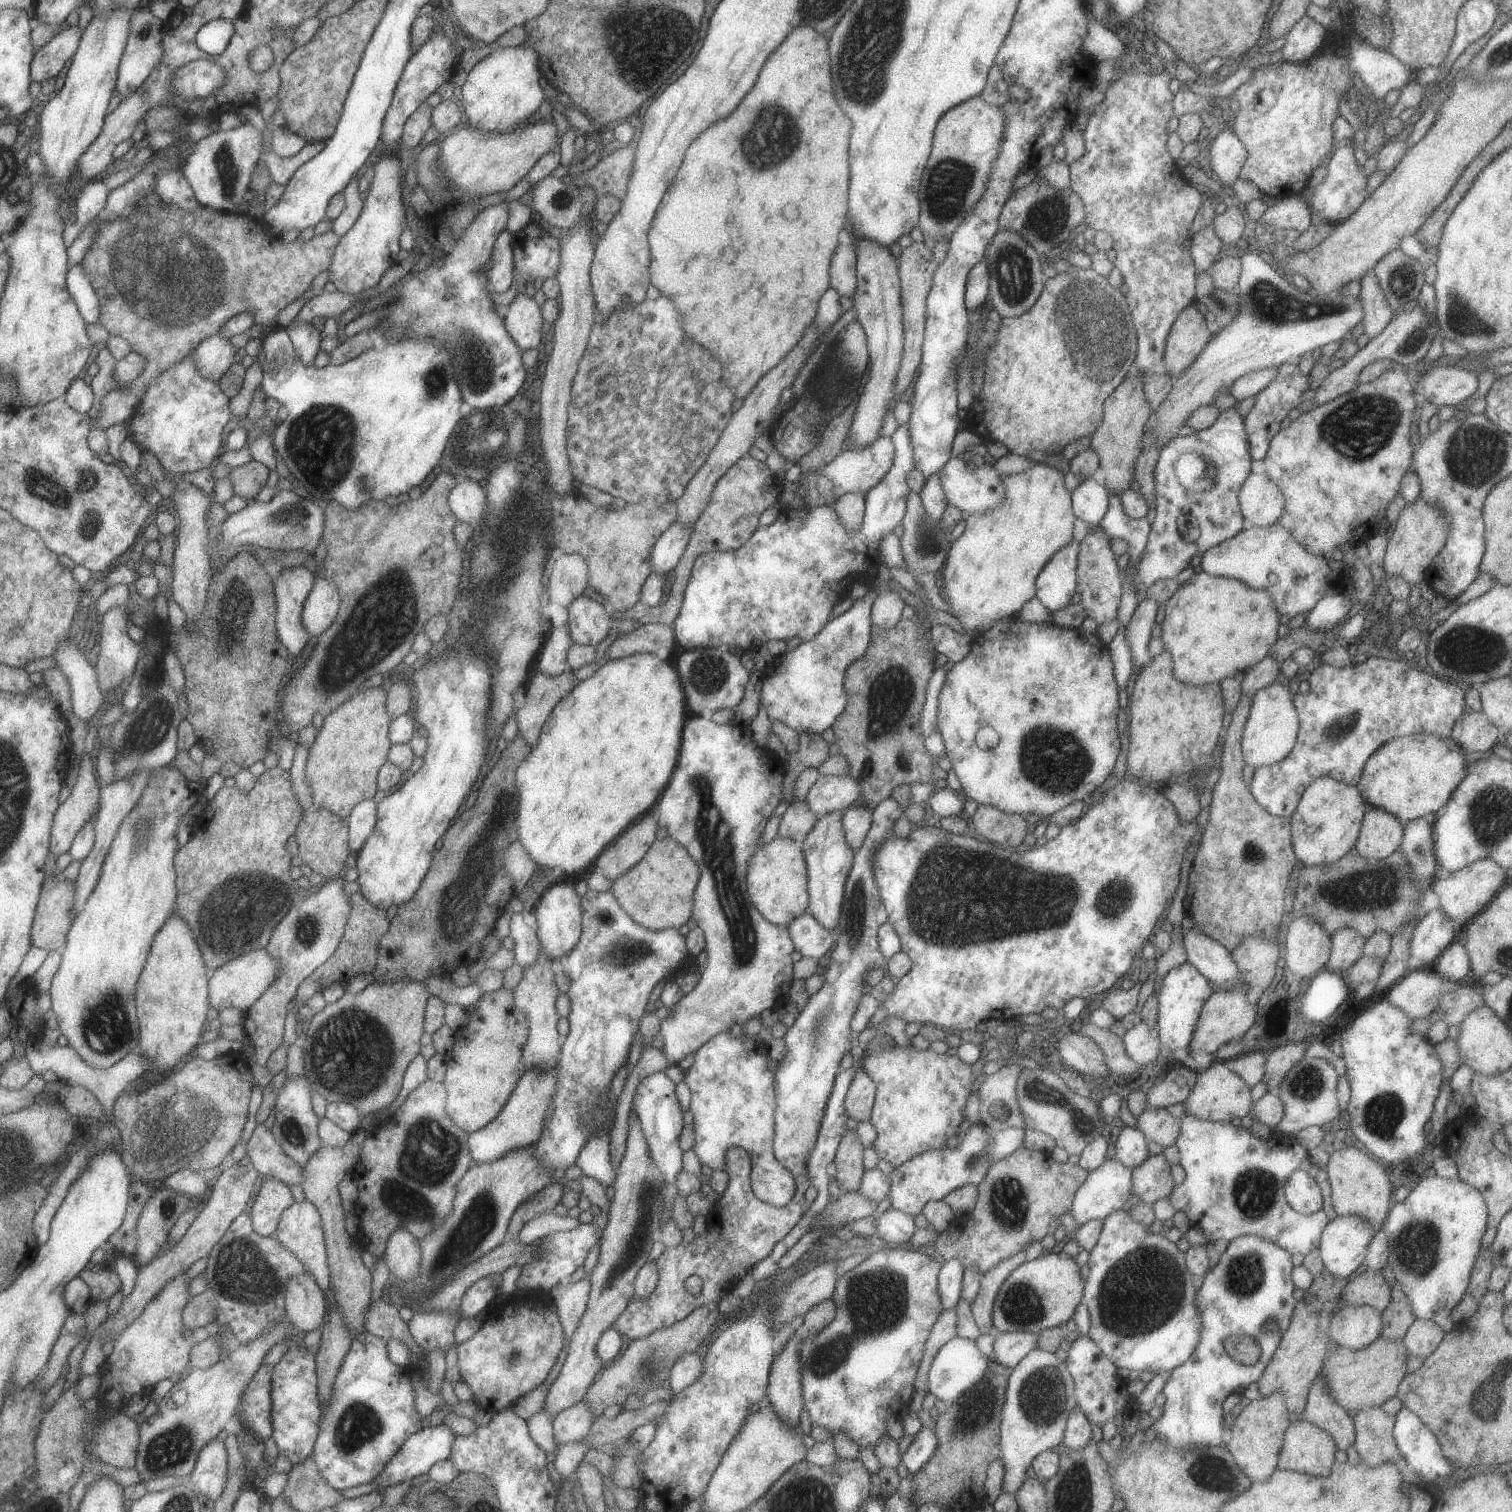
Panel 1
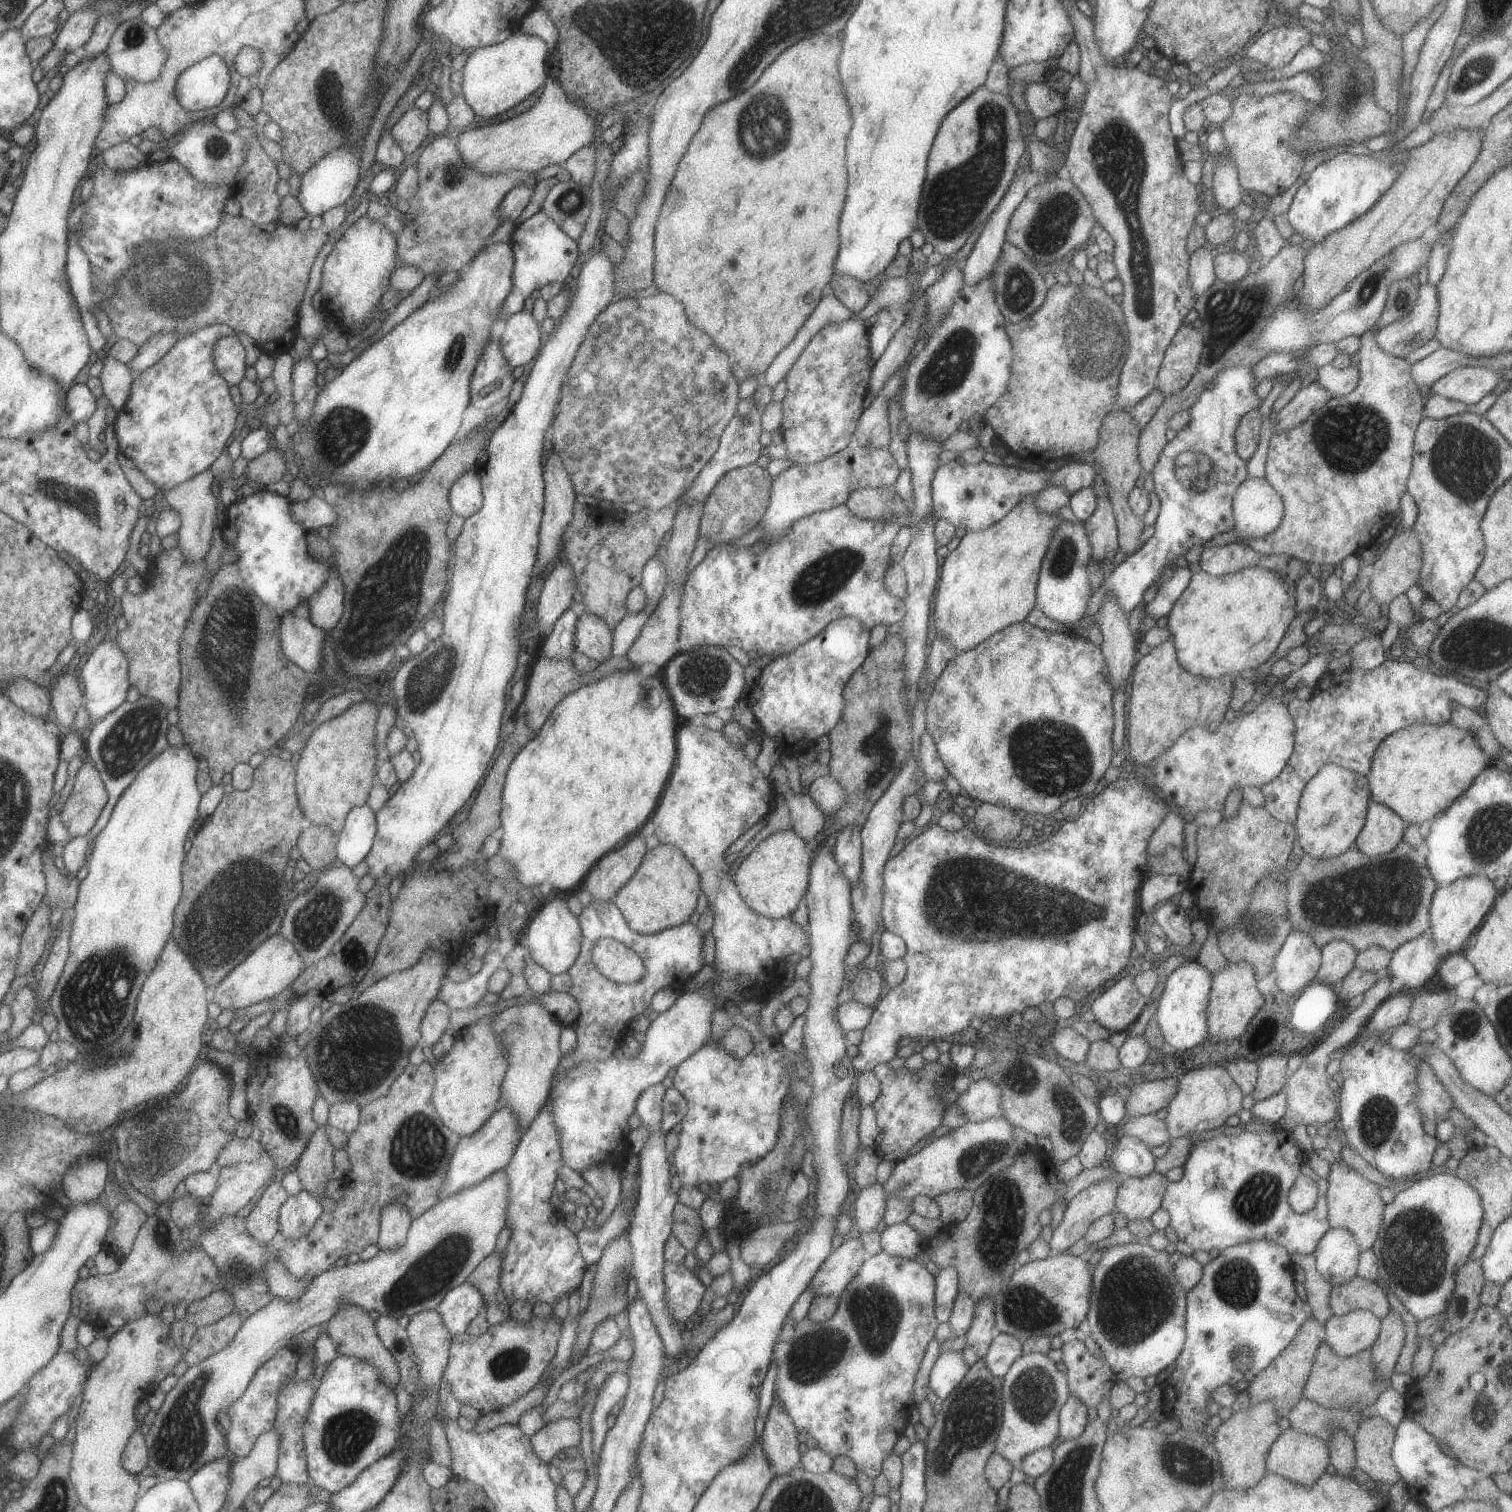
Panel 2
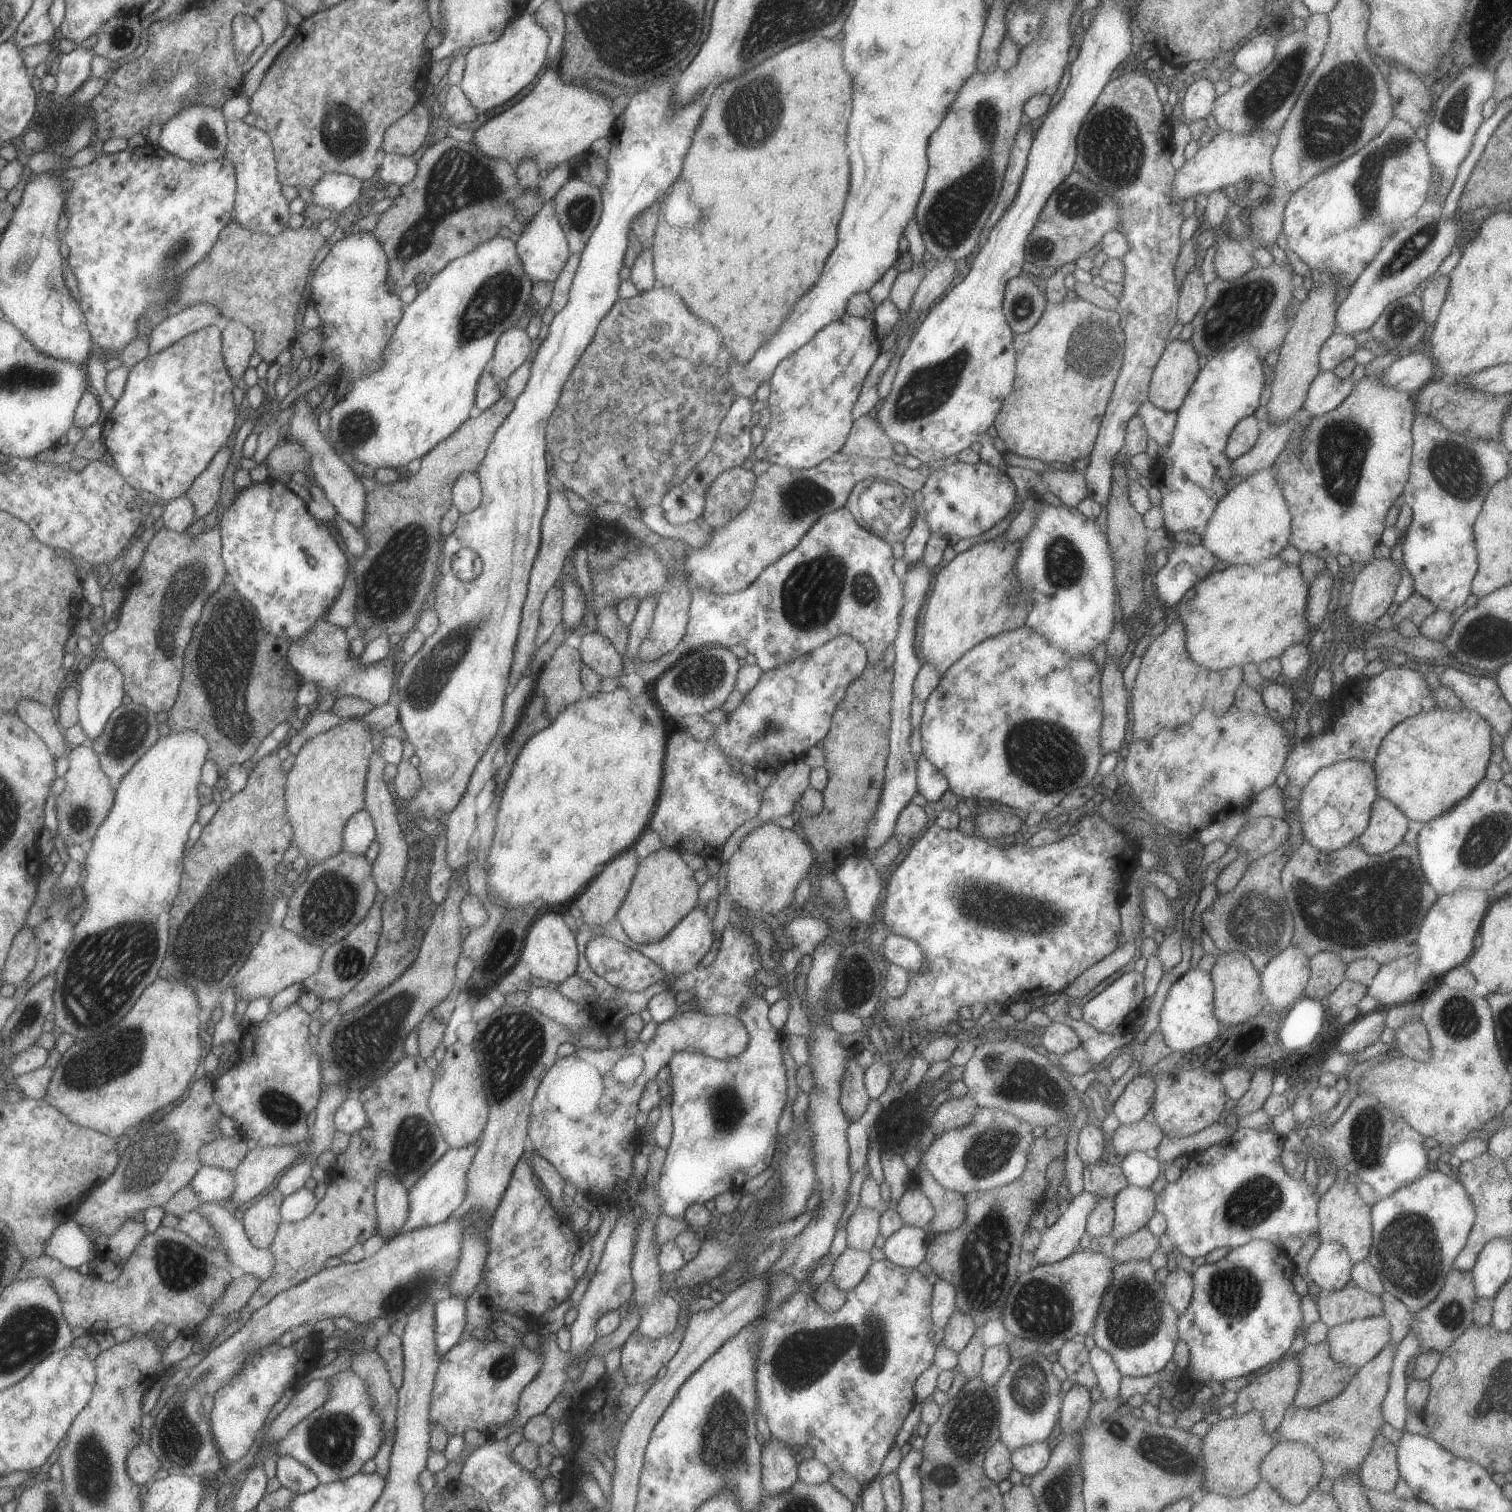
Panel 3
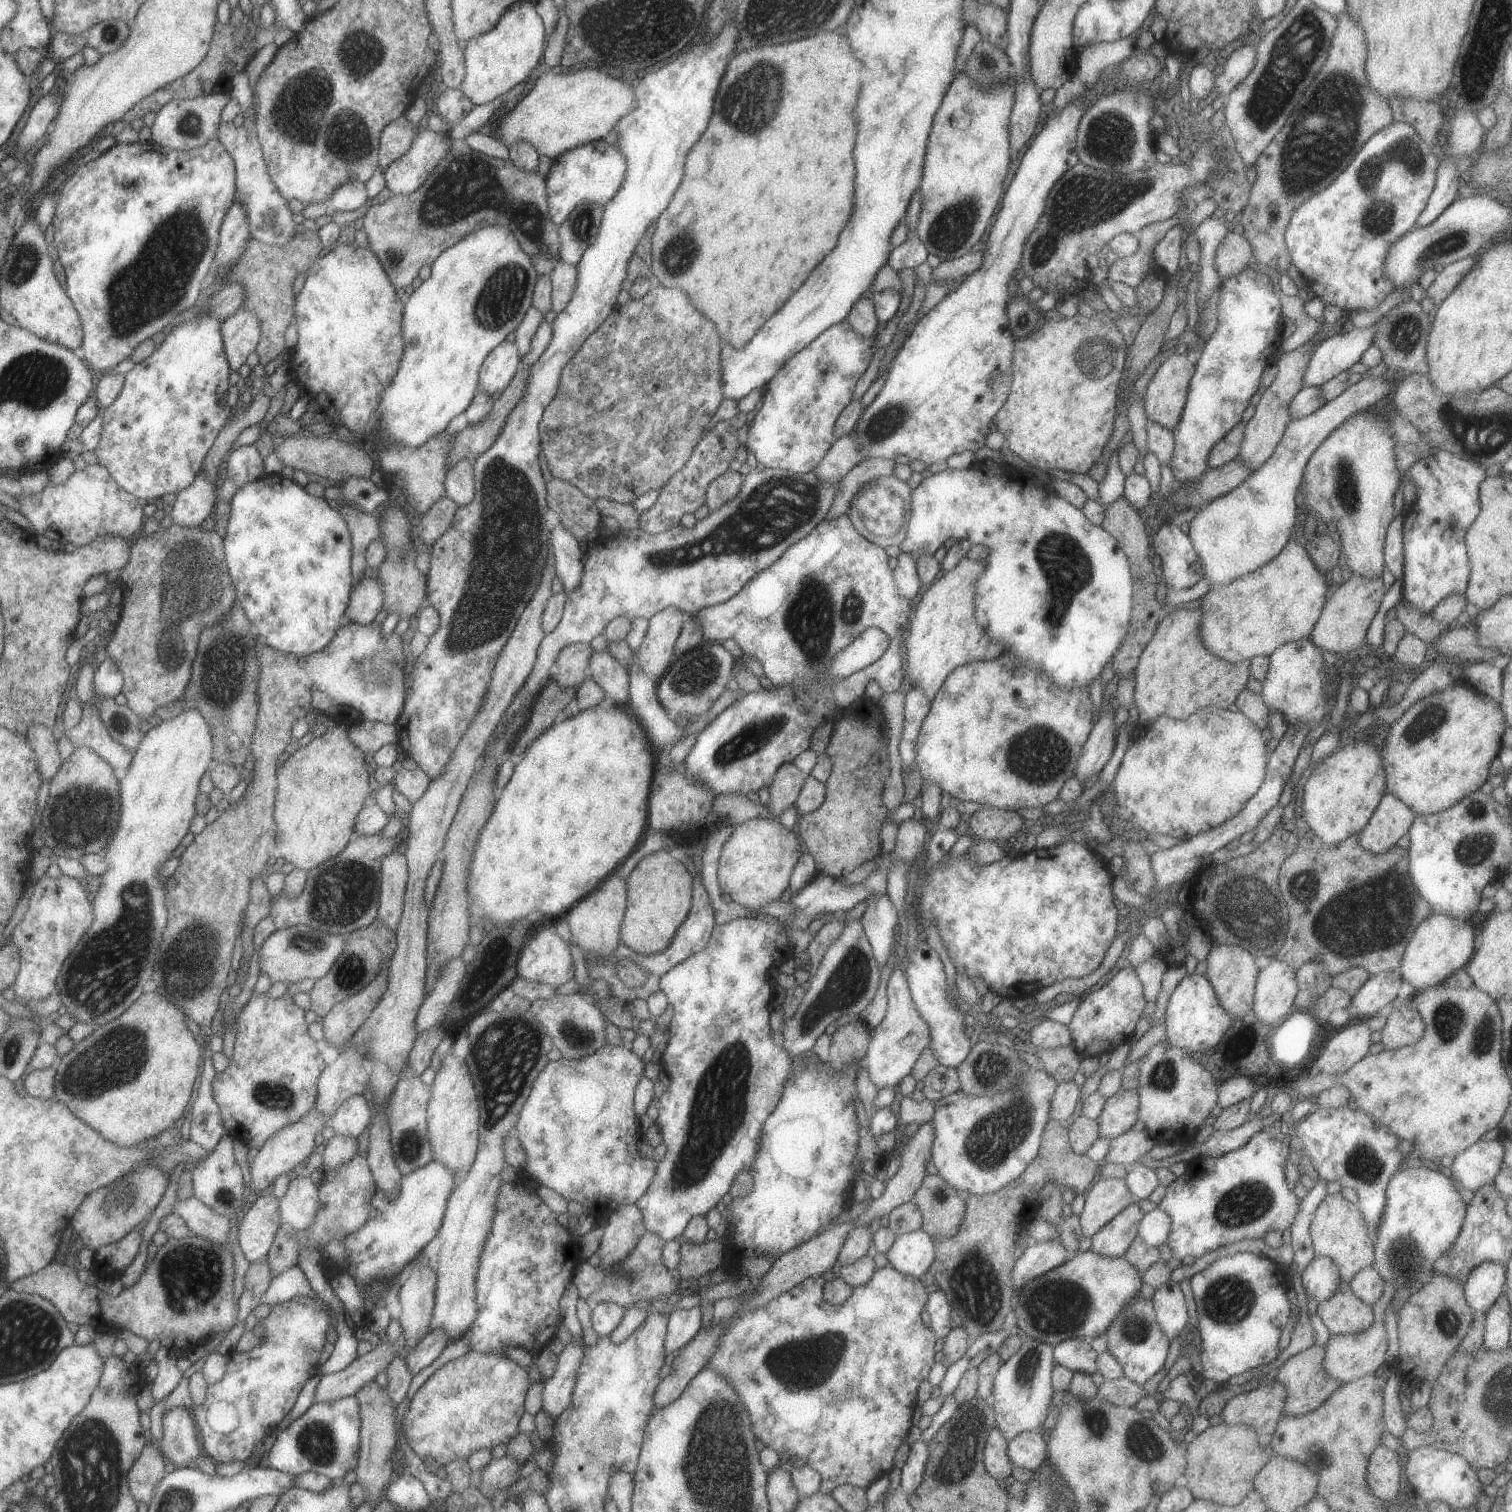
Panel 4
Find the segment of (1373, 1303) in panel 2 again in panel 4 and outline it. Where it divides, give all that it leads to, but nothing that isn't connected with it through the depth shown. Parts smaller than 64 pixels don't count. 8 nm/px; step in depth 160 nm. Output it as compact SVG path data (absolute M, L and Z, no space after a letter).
M1346 1281L1339 1284L1332 1298L1319 1302L1317 1314L1332 1335L1356 1334L1375 1321L1374 1306L1358 1298Z

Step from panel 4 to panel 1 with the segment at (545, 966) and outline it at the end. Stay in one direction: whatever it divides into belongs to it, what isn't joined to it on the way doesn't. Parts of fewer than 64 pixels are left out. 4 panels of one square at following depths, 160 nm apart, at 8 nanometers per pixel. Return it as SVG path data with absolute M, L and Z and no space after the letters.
M553 882L536 902L534 911L537 916L537 935L545 953L558 962L560 957L570 952L580 940L582 928L581 896L576 892L575 884Z

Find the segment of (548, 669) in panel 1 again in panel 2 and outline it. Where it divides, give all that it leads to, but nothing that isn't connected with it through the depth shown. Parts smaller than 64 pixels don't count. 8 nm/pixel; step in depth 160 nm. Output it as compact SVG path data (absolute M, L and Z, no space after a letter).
M568 608L553 624L553 630L542 638L536 654L539 657L552 660L570 659L576 651L575 630L577 620L576 614Z

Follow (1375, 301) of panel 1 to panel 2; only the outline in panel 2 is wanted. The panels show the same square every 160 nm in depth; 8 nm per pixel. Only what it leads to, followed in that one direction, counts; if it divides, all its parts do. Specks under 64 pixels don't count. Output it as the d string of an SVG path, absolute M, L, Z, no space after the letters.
M1376 324L1369 328L1364 334L1361 334L1361 347L1359 350L1360 369L1358 386L1350 392L1350 394L1332 397L1320 410L1316 410L1312 416L1309 416L1304 422L1289 428L1288 430L1278 431L1271 434L1270 450L1265 464L1266 476L1265 479L1274 487L1274 490L1280 495L1283 500L1284 516L1282 517L1281 526L1278 526L1274 532L1267 534L1262 538L1251 538L1250 547L1260 554L1267 555L1287 554L1289 557L1300 559L1303 563L1310 564L1332 564L1340 565L1342 560L1349 554L1355 553L1359 555L1364 549L1378 545L1378 540L1381 532L1394 520L1396 520L1397 512L1400 509L1400 498L1407 492L1407 480L1409 479L1413 465L1413 444L1415 441L1415 432L1419 424L1423 421L1425 410L1425 400L1421 394L1419 386L1414 382L1411 375L1411 364L1406 359L1393 357L1387 352L1378 347L1376 342L1376 332L1381 329L1381 326Z

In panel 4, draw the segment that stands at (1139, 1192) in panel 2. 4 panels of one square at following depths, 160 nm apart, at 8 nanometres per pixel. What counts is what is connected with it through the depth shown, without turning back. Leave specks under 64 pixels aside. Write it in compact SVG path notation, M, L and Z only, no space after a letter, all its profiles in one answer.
M1140 1200L1123 1208L1092 1237L1090 1251L1107 1257L1123 1256L1136 1235L1139 1234L1138 1229L1145 1215L1138 1201Z

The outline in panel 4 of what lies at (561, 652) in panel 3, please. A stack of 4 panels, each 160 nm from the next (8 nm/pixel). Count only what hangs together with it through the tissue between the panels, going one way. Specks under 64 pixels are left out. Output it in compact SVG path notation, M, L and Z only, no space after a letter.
M570 643L565 646L555 660L559 670L554 682L563 689L578 688L586 676L592 655L590 644Z

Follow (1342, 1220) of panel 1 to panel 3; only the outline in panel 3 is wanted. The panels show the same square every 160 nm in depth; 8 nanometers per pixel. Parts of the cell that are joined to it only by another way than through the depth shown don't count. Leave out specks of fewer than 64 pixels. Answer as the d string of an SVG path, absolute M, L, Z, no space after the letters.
M1321 1241L1318 1248L1314 1252L1308 1265L1308 1280L1314 1281L1320 1286L1322 1291L1337 1291L1343 1289L1351 1279L1353 1262L1349 1257L1348 1251L1340 1242L1336 1241Z

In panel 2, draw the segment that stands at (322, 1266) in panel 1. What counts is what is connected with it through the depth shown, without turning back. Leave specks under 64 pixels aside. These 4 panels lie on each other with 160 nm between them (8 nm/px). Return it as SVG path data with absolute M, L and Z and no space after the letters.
M304 1190L289 1195L279 1210L279 1231L286 1239L307 1235L323 1213L322 1203Z

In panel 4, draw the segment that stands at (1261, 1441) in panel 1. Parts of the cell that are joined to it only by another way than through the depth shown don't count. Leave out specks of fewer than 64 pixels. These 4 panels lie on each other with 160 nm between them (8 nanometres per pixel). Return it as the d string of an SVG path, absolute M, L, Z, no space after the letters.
M1223 1422L1198 1433L1196 1439L1187 1444L1187 1469L1182 1484L1192 1491L1196 1499L1204 1498L1210 1502L1234 1506L1240 1504L1248 1496L1248 1492L1255 1488L1256 1475L1268 1461L1269 1456L1257 1439L1256 1429L1245 1424L1232 1425Z

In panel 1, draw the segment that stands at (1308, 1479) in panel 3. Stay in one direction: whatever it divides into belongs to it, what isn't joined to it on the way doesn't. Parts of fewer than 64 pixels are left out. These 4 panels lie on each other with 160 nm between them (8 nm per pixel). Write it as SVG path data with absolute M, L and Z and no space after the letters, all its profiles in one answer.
M1300 1419L1291 1422L1285 1432L1277 1468L1327 1477L1336 1451L1337 1444L1327 1430Z

